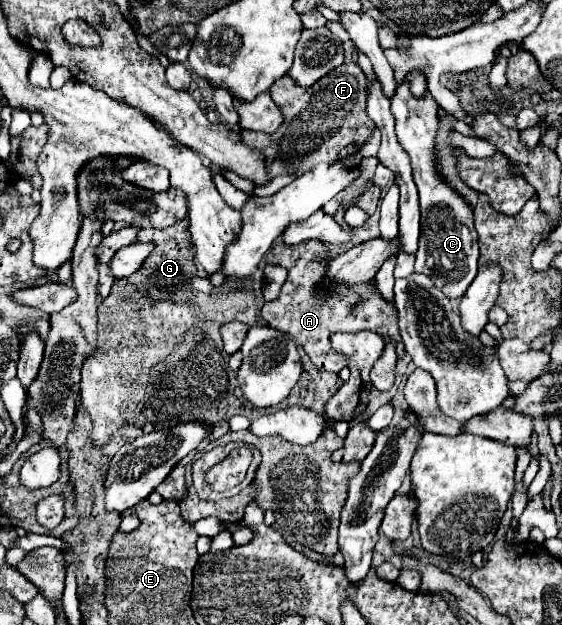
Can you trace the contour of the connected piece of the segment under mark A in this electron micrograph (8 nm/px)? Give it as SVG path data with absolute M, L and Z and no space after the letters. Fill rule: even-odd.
M320 242L310 244L310 248L302 248L302 256L280 256L280 248L276 248L276 258L268 252L266 262L268 264L278 264L282 268L288 270L288 278L280 290L280 296L272 302L264 302L260 314L262 318L276 330L288 332L298 344L302 344L304 352L310 356L312 364L320 370L328 370L328 372L340 372L346 366L346 358L334 350L330 350L330 334L332 332L358 332L358 330L374 330L382 336L392 336L396 340L396 350L398 350L398 358L402 358L404 354L404 346L400 344L400 336L398 336L398 324L396 324L396 308L392 304L388 304L374 282L368 284L360 284L360 288L354 288L354 292L346 292L344 288L340 288L342 296L332 296L328 300L320 298L320 296L312 296L316 284L324 278L324 268L326 264L320 264L318 260L324 258L324 248L320 246Z

